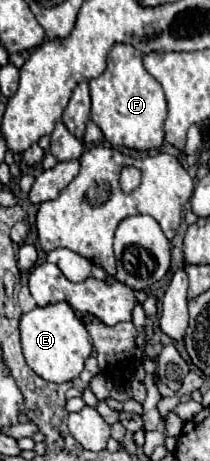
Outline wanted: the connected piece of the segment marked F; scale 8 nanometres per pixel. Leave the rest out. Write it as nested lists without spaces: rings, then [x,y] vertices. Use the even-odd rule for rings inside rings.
[[[113,44],[107,56],[105,72],[99,78],[93,78],[89,88],[91,120],[101,128],[111,146],[153,150],[163,144],[163,122],[167,118],[165,94],[161,84],[145,70],[139,50],[131,44]]]

